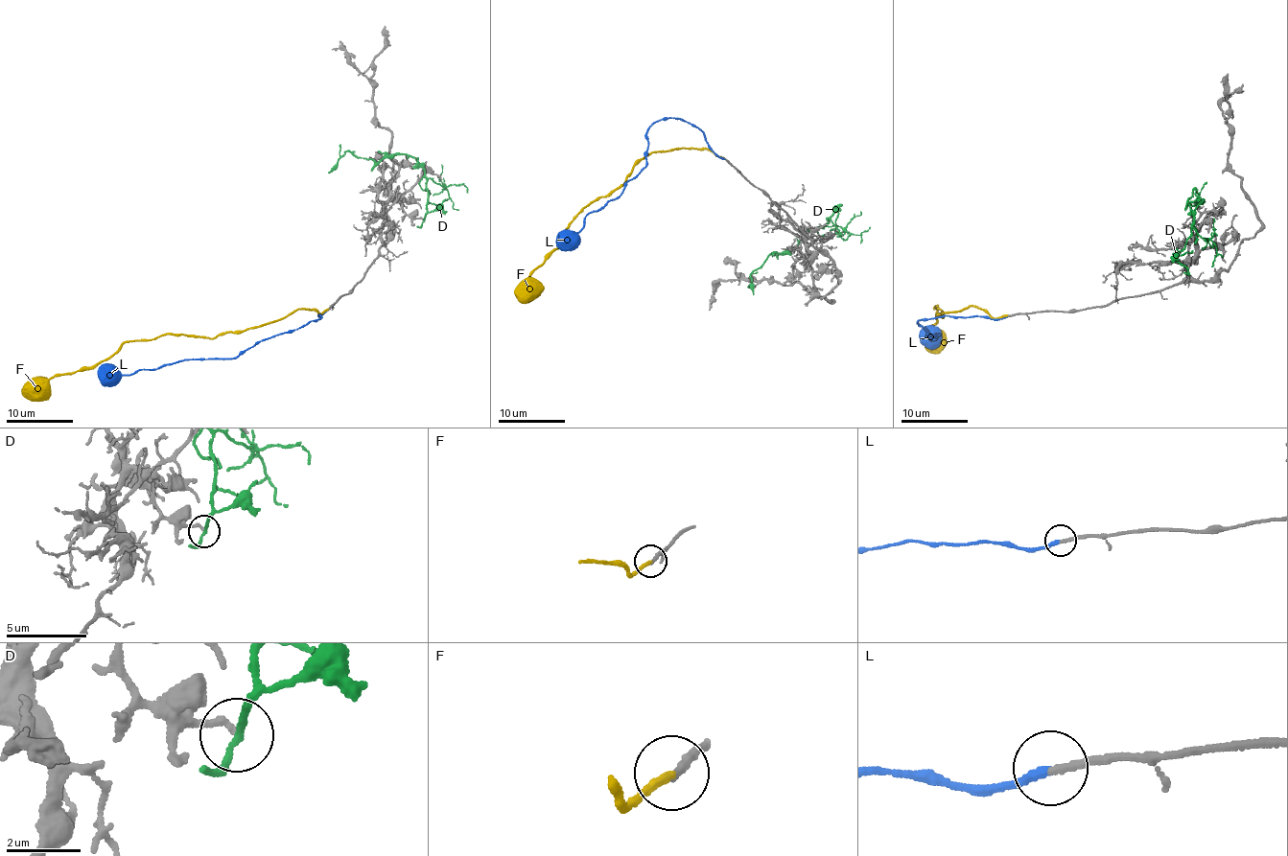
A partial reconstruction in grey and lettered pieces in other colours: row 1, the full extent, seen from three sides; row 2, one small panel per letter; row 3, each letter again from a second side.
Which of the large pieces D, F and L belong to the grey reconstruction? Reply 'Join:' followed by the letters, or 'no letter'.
Join: L

